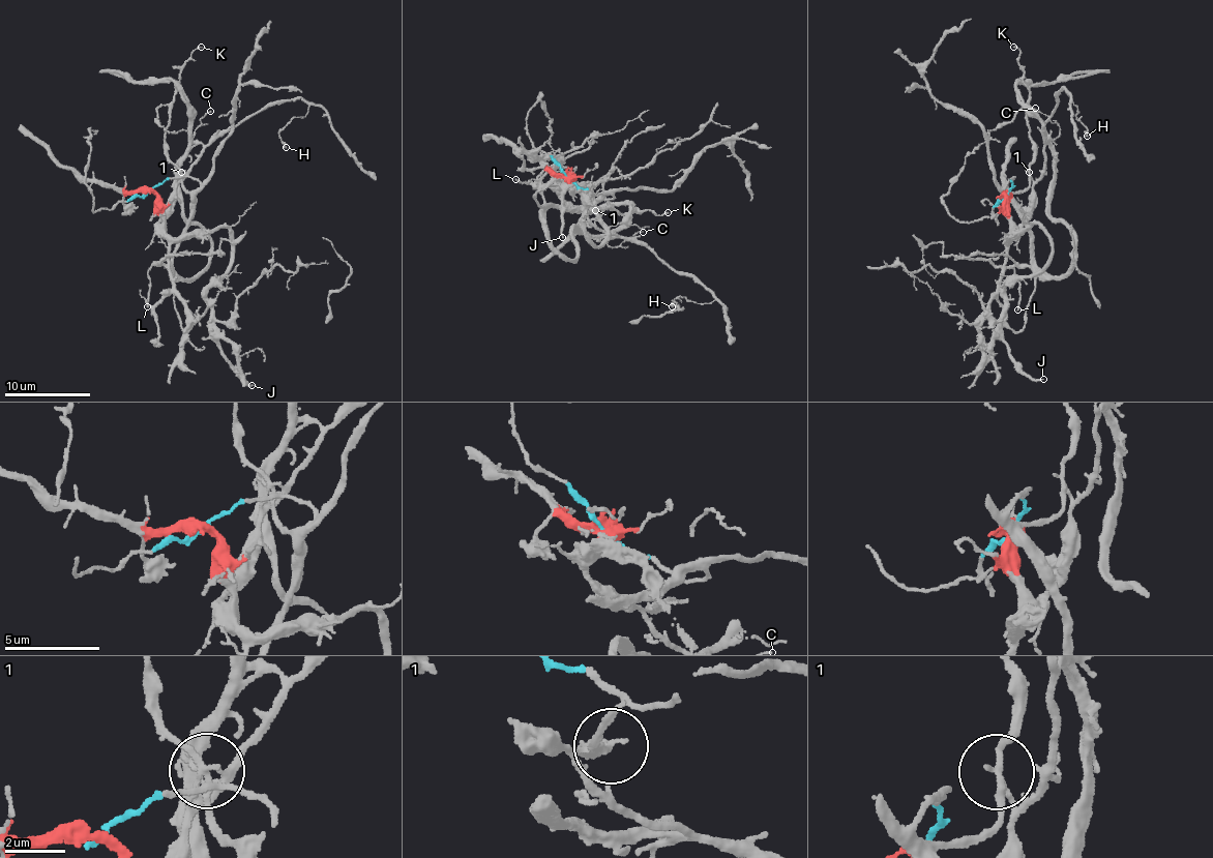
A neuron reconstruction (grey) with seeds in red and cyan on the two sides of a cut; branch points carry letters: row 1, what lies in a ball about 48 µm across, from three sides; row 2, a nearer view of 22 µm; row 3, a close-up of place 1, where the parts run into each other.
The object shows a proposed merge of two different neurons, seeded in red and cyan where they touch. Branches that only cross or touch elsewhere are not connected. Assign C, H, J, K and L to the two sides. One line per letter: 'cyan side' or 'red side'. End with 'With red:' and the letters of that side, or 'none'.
C: red side
H: red side
J: red side
K: cyan side
L: cyan side
With red: C, H, J

